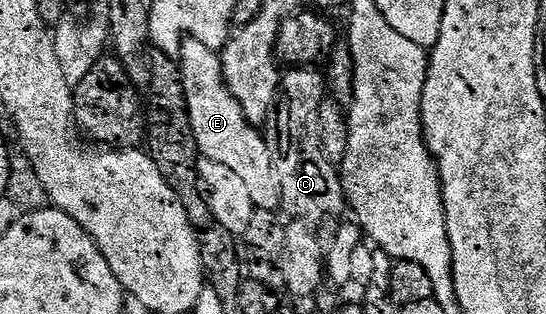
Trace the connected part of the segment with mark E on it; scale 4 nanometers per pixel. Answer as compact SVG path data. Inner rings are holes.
M185 37L180 44L178 65L197 151L205 158L218 160L218 164L230 168L239 176L250 191L255 209L275 211L281 205L280 189L276 173L272 171L268 143L264 141L263 133L248 123L240 105L226 88L217 51L206 48L206 44L198 44L198 40Z

